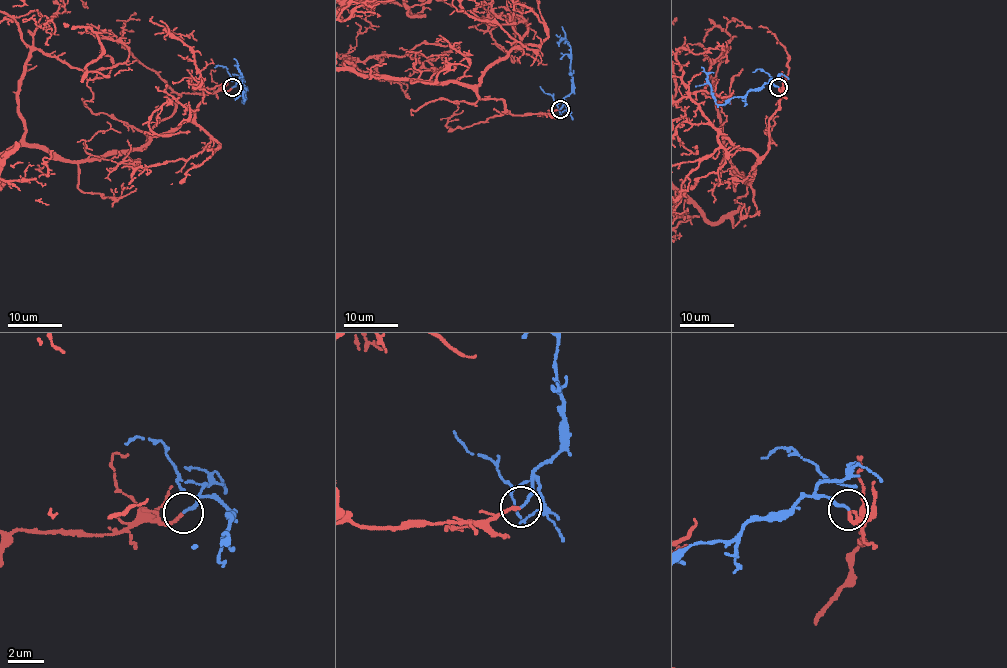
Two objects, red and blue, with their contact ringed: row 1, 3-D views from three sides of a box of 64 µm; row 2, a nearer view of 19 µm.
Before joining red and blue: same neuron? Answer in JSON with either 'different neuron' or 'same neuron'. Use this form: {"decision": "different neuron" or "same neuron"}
{"decision": "same neuron"}

